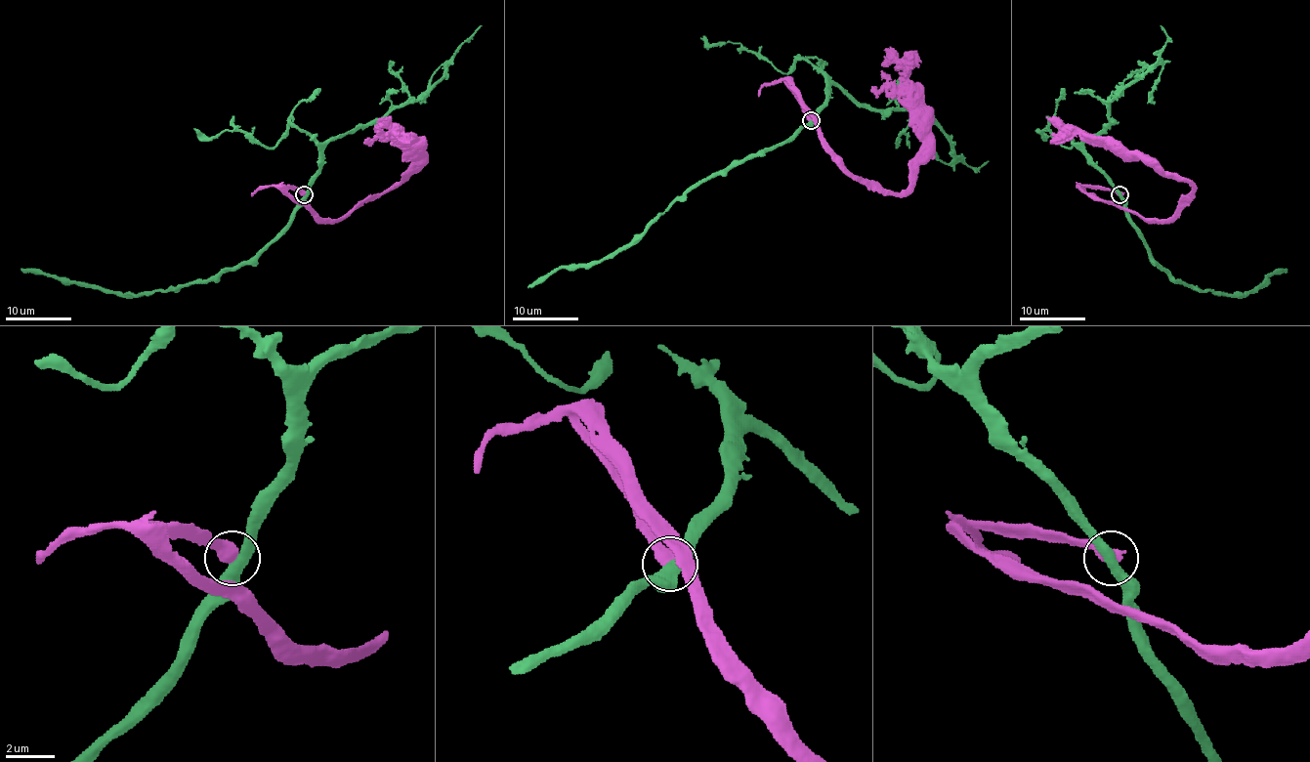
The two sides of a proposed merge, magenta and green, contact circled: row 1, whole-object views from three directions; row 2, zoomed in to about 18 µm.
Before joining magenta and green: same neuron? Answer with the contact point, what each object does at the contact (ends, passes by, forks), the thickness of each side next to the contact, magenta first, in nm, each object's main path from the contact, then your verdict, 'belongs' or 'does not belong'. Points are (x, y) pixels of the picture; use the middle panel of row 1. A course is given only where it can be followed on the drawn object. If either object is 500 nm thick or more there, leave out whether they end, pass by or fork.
(811, 120) | 550/440 nm | magenta via (811, 120), (788, 79), (846, 168), (902, 192), (921, 122), (885, 48) | green via (811, 120), (780, 145), (732, 163), (693, 185), (628, 243), (599, 260), (556, 268), (528, 288) | does not belong

